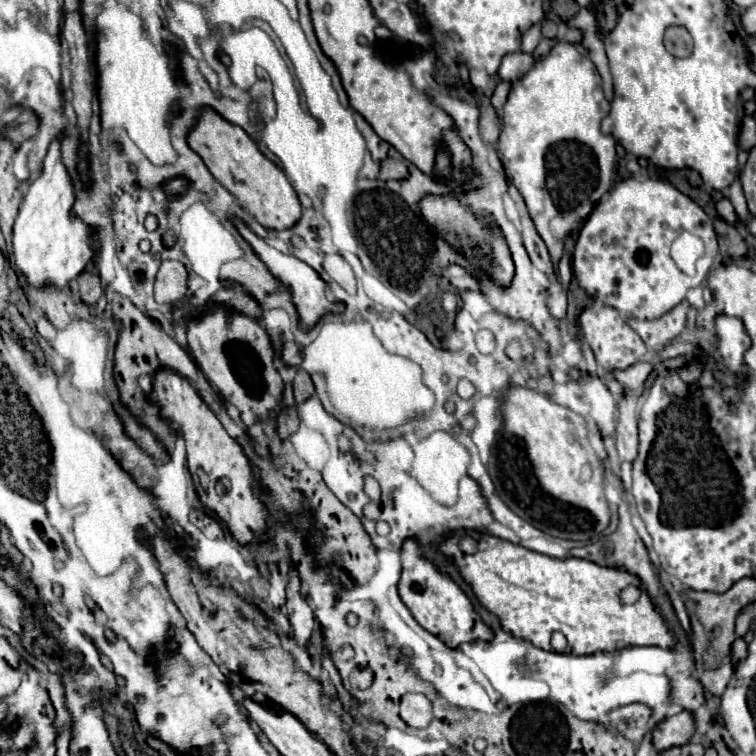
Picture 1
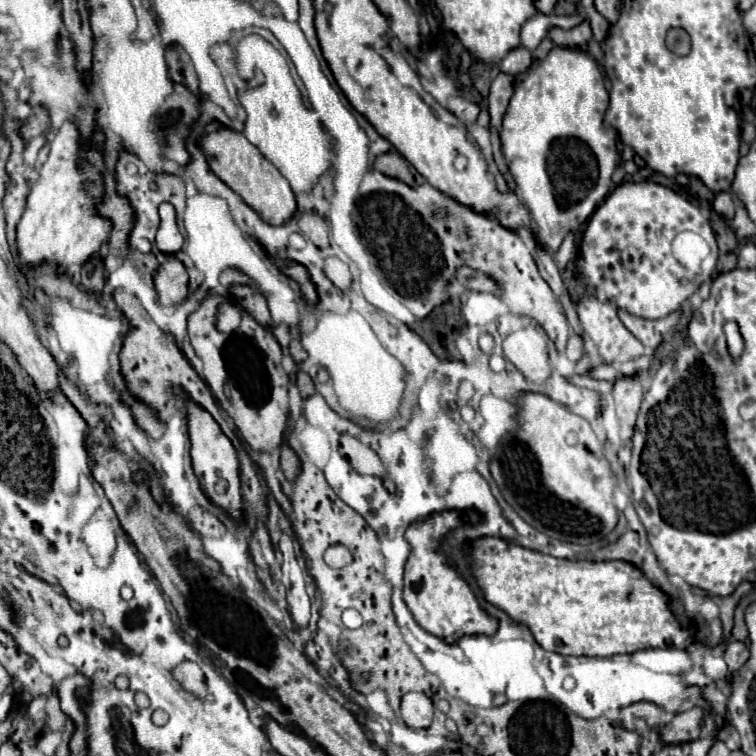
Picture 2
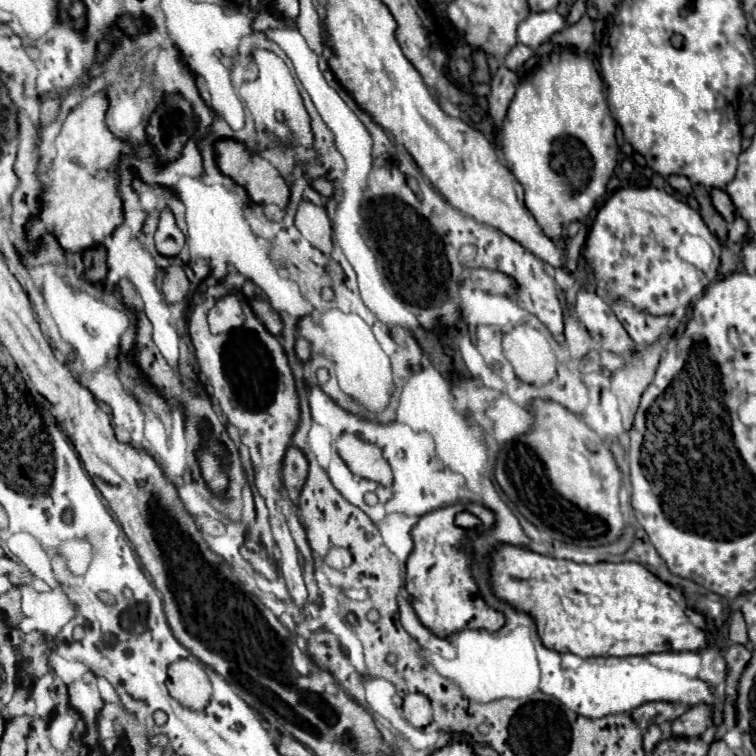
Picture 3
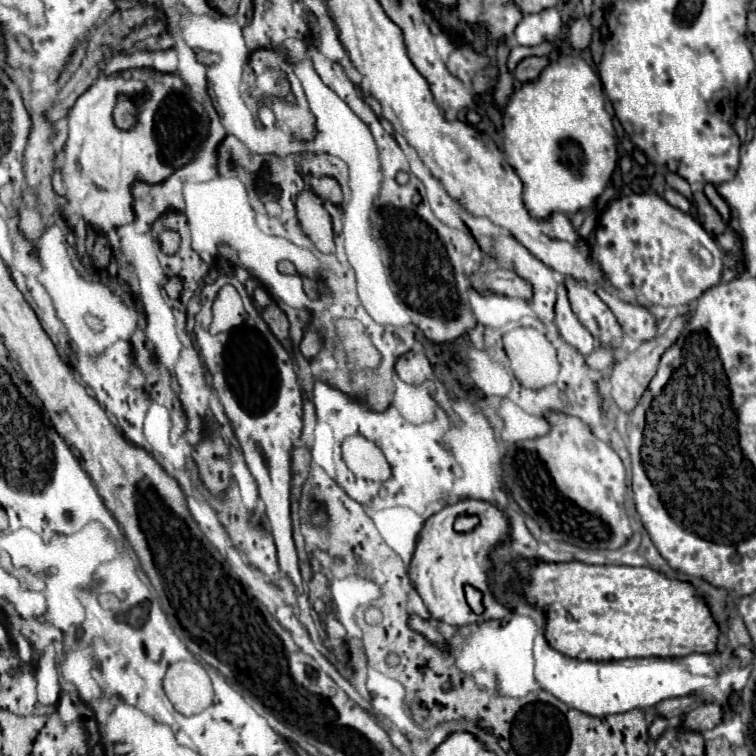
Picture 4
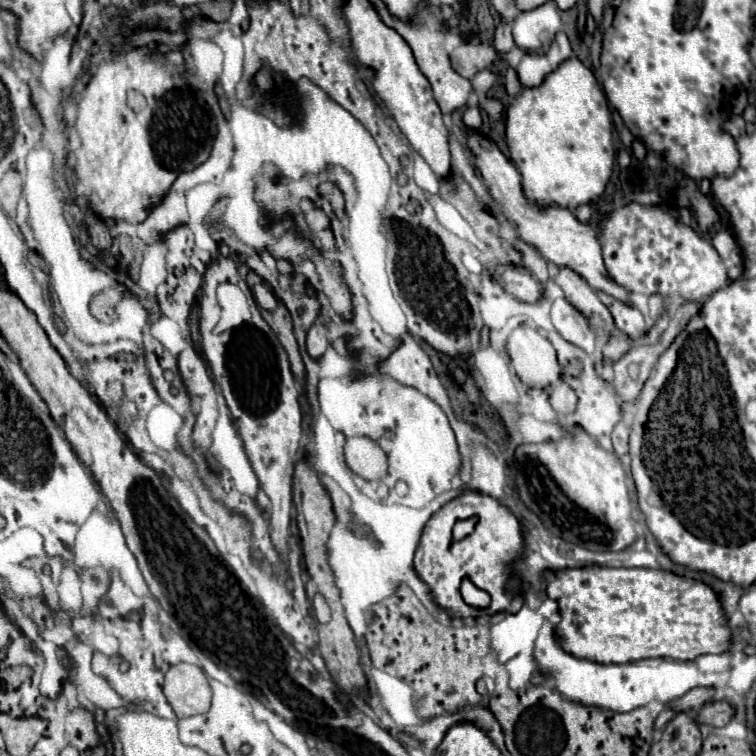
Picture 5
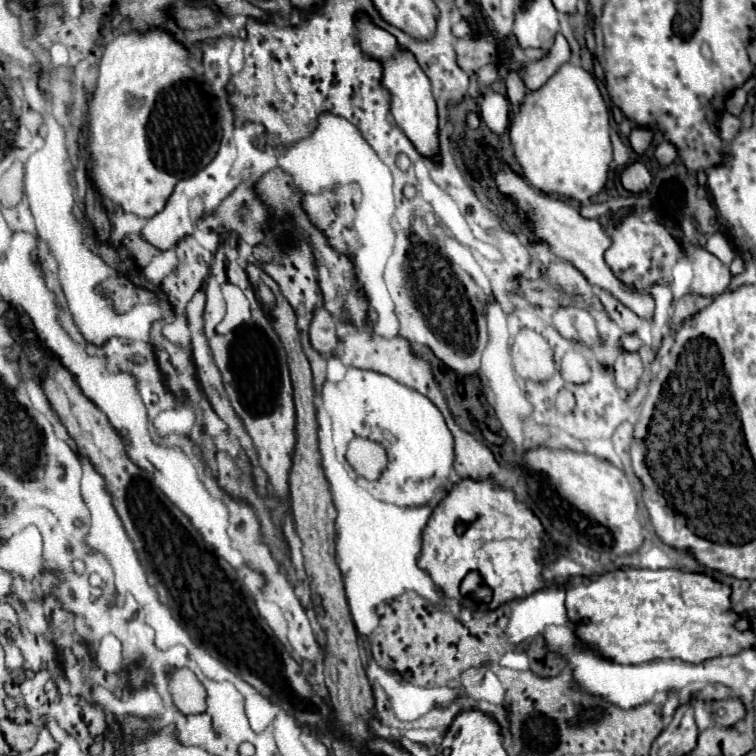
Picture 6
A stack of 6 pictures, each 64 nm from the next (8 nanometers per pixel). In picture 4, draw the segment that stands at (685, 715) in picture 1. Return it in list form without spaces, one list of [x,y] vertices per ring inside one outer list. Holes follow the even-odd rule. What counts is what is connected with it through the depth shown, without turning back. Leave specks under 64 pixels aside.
[[[700,704],[696,710],[690,710],[684,720],[682,726],[702,732],[702,730],[710,730],[714,726],[718,726],[722,722],[722,706],[720,704]]]

